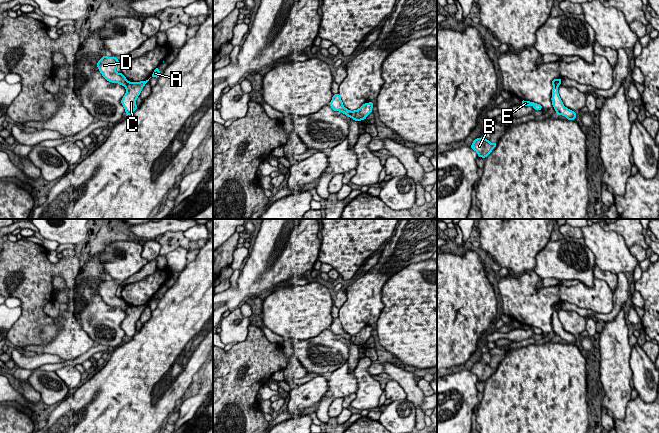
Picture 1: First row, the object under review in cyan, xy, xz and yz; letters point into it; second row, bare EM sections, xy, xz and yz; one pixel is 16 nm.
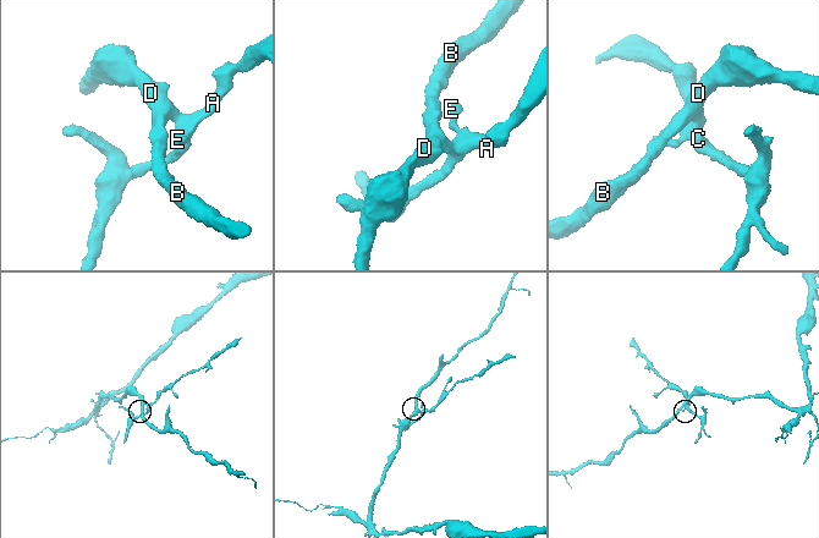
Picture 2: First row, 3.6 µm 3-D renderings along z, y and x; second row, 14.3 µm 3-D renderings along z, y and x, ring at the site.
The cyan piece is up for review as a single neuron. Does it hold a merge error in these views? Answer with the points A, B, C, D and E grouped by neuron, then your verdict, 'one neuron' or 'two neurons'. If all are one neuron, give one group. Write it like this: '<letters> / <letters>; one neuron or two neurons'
A C E / B D; two neurons

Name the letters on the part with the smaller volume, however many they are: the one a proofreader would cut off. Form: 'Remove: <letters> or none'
Remove: A, C, E

